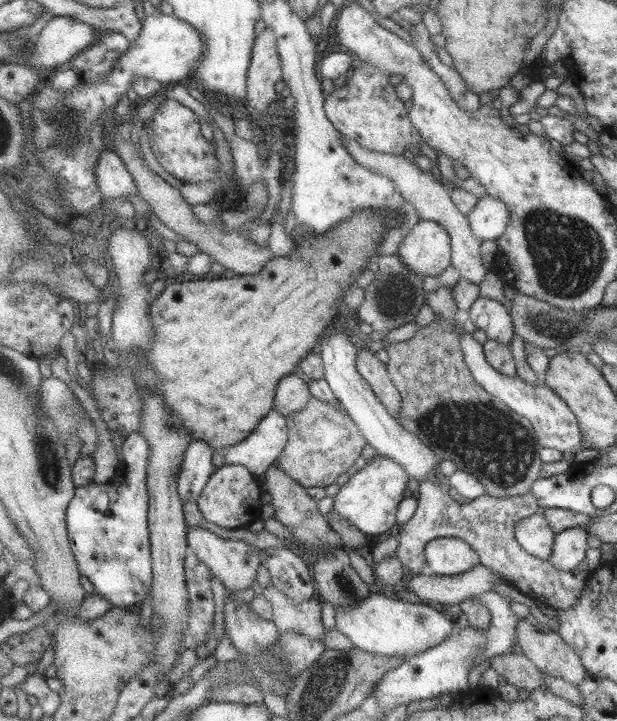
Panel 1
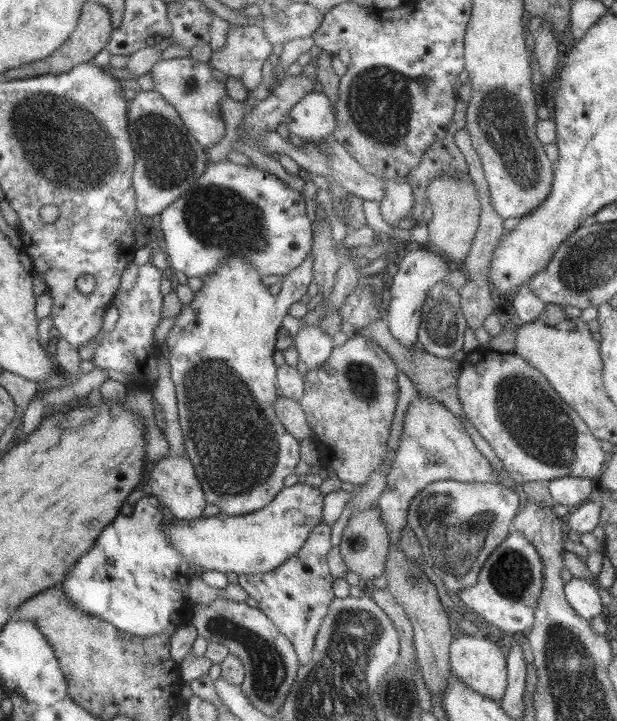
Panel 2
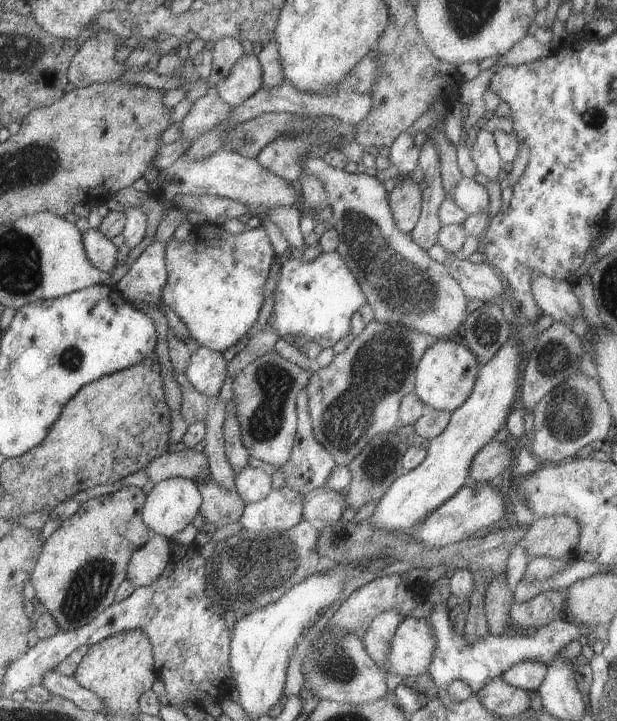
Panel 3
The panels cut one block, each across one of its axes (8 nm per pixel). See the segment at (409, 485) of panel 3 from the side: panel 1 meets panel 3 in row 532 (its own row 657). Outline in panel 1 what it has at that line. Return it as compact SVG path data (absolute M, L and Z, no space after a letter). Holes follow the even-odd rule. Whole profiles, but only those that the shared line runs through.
M371 591L367 598L359 600L359 604L353 604L351 608L337 608L334 628L344 634L353 647L405 660L426 648L438 645L451 634L451 620L438 611L436 605L410 604L408 601L392 600L381 592Z

